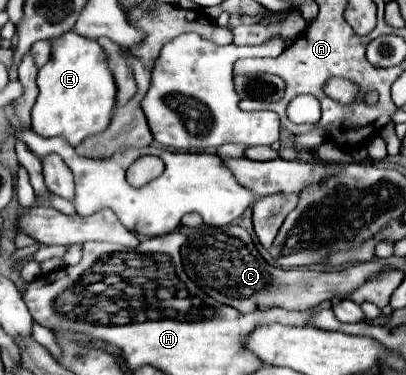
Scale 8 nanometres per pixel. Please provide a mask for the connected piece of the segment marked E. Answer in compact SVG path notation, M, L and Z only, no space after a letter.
M73 31L53 39L51 59L37 75L39 95L31 109L31 129L41 137L65 137L71 147L77 147L85 137L101 133L115 105L115 81L107 69L105 51L97 41L89 41Z

